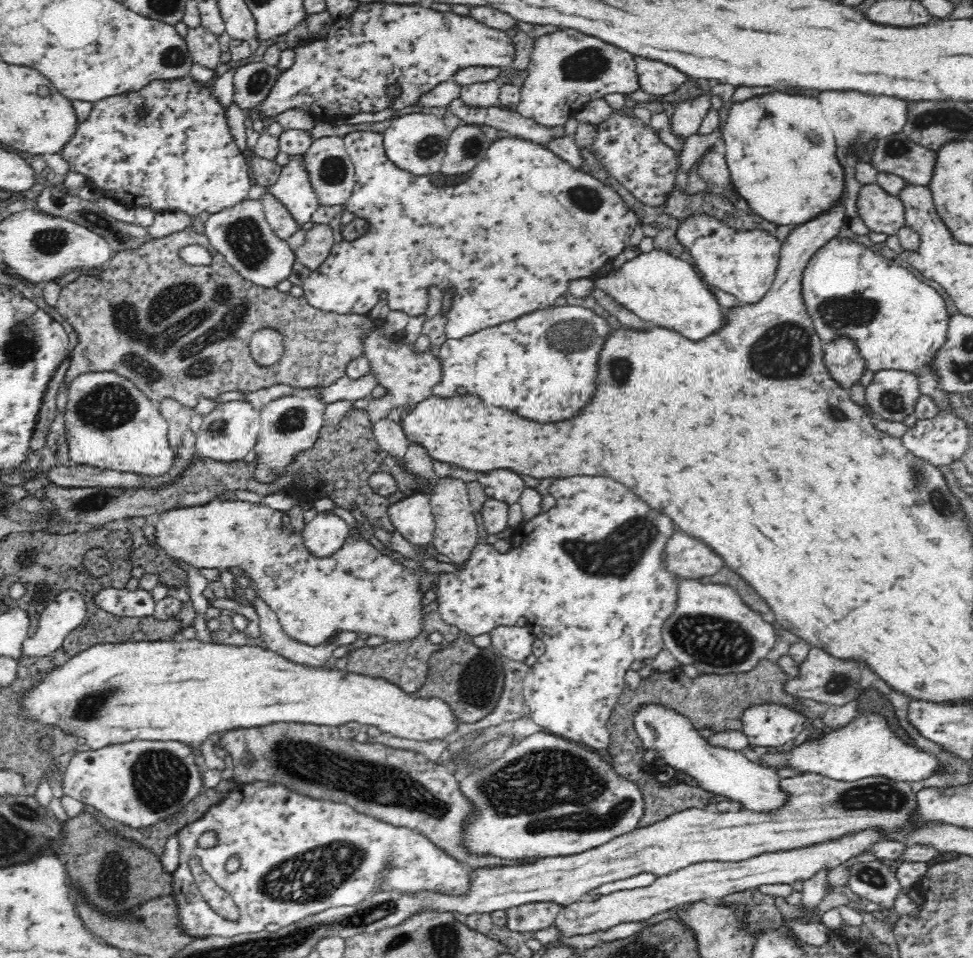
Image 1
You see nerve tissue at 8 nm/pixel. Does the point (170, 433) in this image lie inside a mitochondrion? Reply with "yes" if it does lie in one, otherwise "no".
no

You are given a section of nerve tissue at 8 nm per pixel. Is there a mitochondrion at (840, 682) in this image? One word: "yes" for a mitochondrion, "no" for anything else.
yes

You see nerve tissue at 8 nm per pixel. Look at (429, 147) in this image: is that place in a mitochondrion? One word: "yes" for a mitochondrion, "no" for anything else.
yes

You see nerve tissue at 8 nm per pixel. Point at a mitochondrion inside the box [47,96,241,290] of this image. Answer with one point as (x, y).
(88, 215)

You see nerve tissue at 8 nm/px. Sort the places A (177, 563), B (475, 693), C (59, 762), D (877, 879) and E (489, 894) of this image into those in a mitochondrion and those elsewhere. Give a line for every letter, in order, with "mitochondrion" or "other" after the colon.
A: other
B: mitochondrion
C: other
D: mitochondrion
E: other

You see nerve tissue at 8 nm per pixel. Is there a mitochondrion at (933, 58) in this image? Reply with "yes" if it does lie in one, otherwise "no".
no

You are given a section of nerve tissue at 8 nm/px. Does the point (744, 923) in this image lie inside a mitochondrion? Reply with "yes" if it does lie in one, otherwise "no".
no

